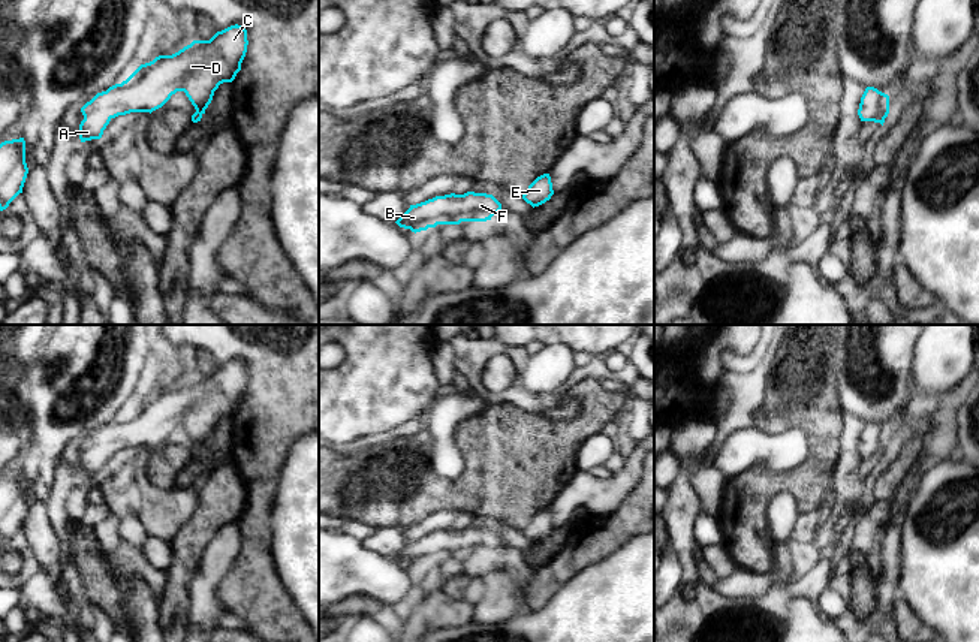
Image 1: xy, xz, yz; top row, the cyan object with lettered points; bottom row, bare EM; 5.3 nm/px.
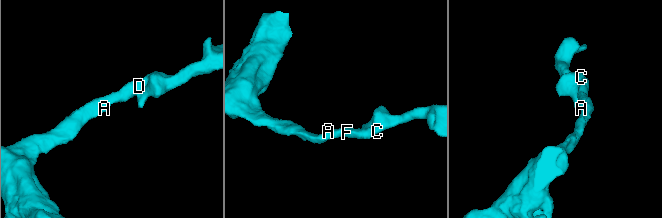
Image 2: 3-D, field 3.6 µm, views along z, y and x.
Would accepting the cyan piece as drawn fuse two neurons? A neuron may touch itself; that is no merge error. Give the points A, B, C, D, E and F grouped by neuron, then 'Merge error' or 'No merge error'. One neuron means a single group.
Groups: A B C D E F. No merge error

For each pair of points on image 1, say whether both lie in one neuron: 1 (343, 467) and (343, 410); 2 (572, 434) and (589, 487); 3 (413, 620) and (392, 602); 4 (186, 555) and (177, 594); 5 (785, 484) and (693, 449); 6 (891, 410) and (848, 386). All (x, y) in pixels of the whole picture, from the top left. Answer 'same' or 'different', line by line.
1: different
2: different
3: different
4: same
5: different
6: same

